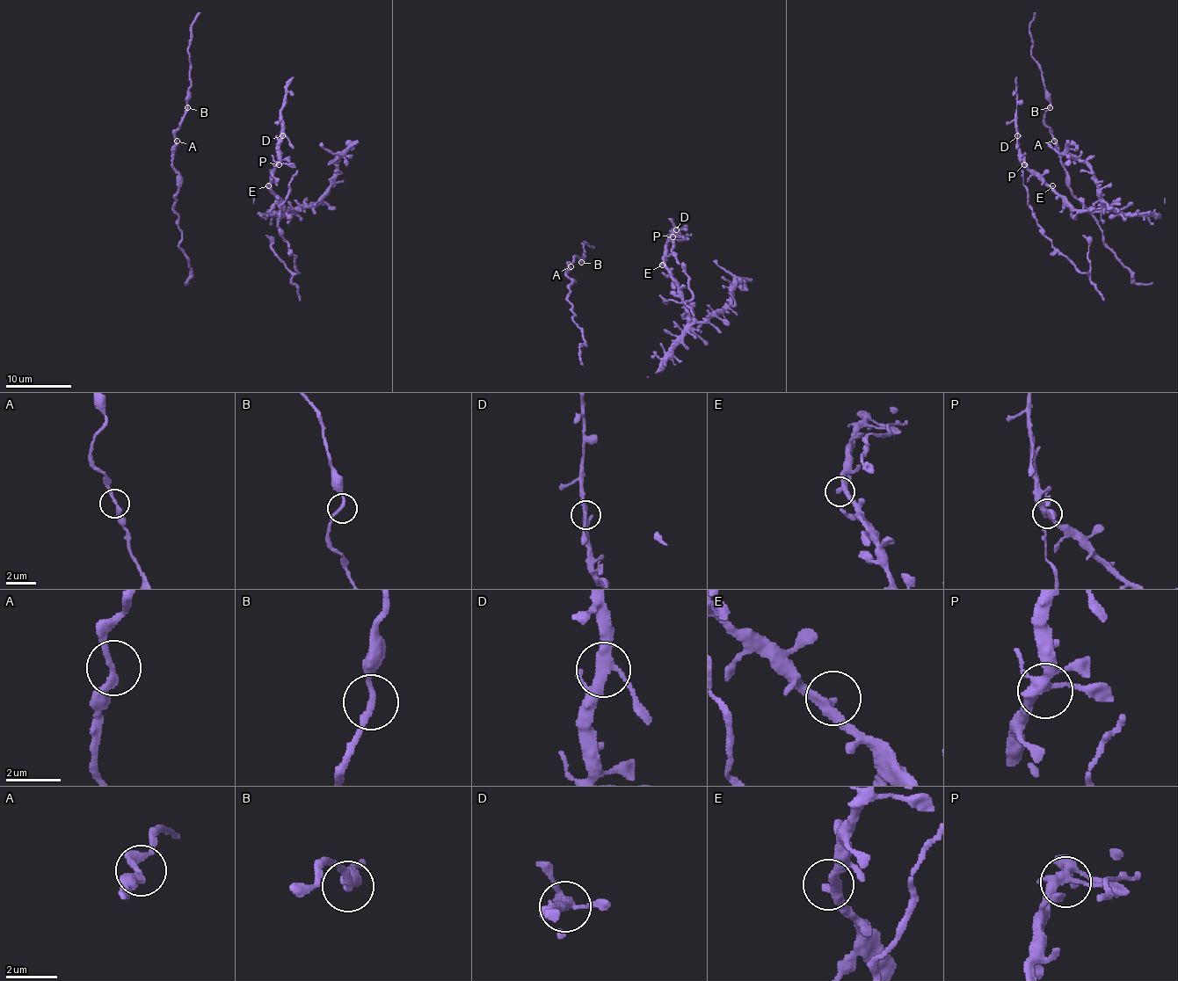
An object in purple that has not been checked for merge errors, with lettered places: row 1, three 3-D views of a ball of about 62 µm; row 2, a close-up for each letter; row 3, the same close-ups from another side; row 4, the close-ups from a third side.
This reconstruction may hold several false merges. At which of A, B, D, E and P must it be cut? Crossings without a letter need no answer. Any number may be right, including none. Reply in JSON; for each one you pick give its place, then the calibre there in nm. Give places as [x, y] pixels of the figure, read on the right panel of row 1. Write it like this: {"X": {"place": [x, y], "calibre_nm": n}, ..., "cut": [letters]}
{"cut": []}

